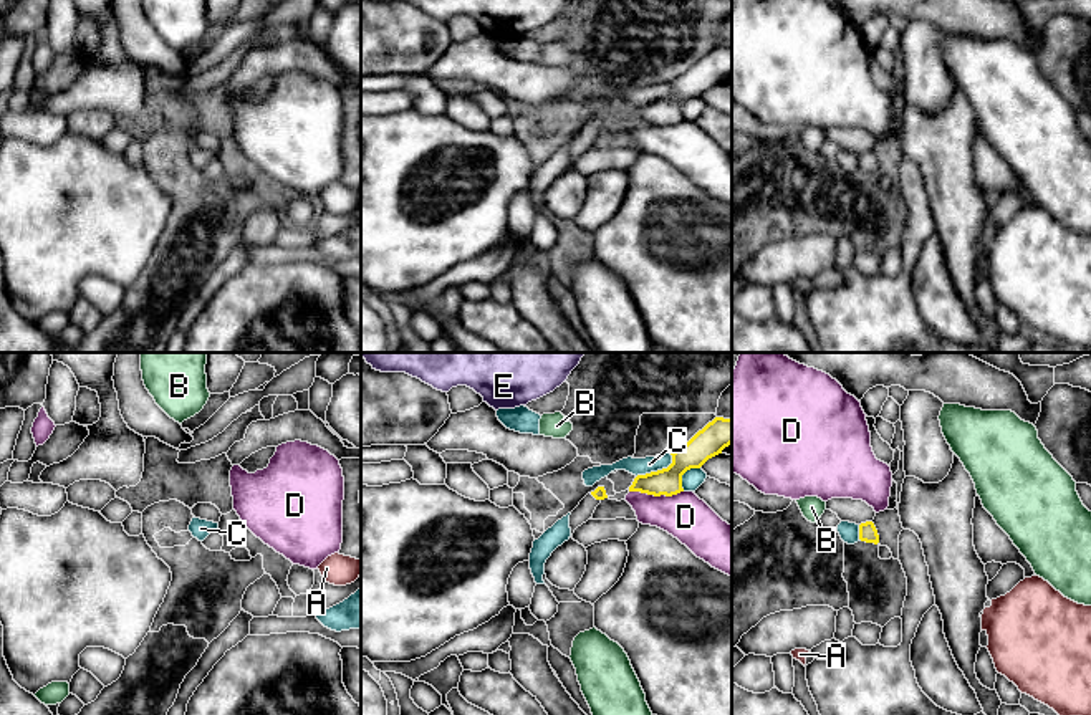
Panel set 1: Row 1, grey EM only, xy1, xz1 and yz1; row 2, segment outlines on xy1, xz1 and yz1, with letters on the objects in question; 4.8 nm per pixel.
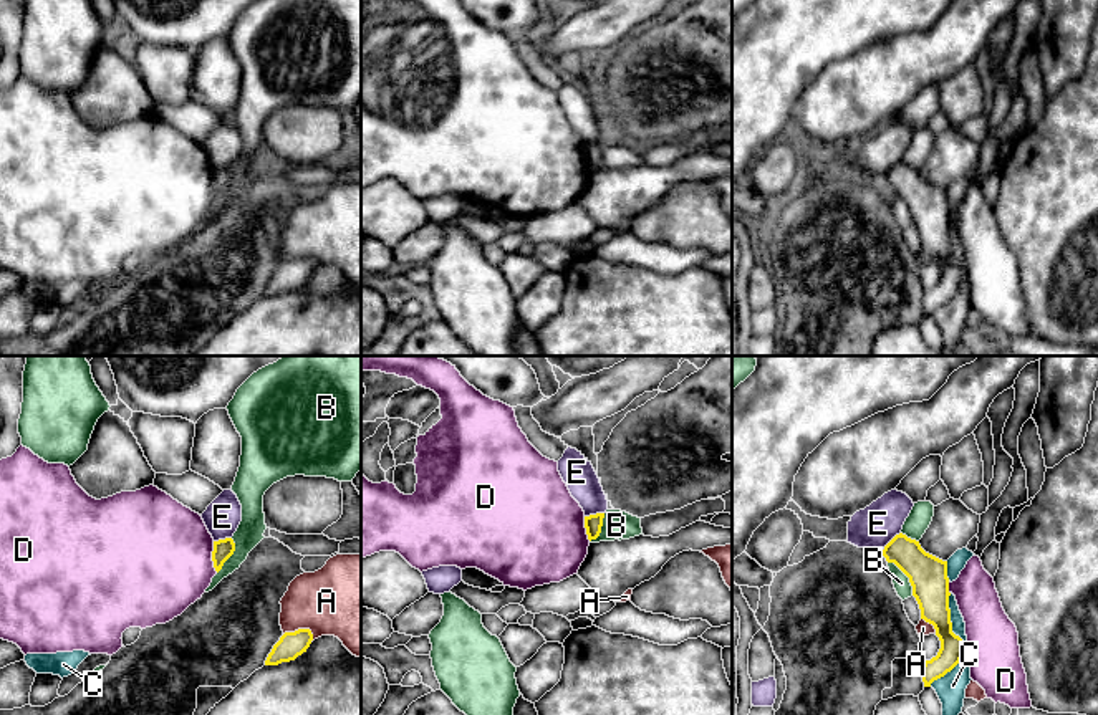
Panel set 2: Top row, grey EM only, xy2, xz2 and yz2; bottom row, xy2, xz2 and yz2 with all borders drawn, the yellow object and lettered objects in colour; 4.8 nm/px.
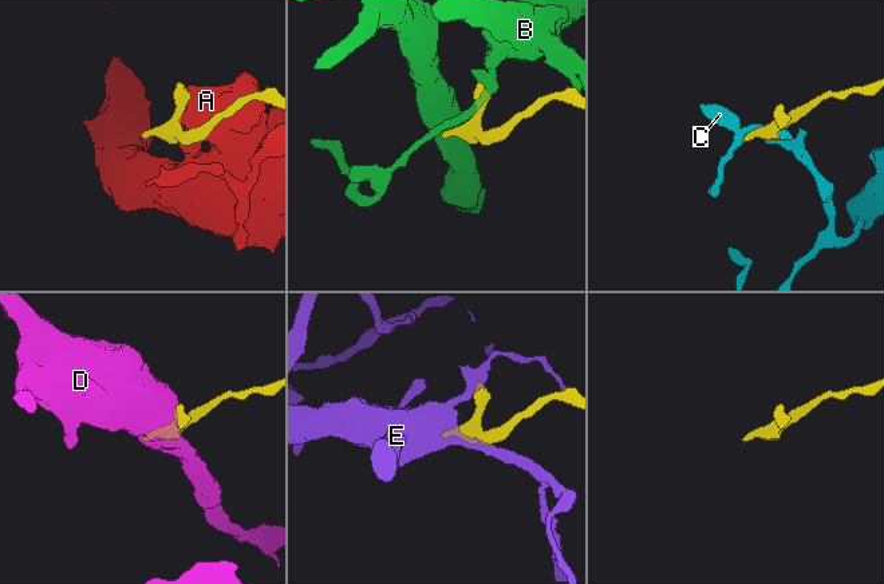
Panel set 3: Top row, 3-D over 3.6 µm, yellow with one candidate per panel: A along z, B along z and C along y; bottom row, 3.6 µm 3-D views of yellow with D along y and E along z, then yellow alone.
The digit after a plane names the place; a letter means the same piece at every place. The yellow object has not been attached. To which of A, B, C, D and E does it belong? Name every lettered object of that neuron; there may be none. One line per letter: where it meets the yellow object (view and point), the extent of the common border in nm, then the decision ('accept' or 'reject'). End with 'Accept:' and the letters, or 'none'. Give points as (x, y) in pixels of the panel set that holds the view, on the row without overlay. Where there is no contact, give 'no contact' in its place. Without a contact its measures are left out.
A: xy2 (302, 259) | 160 nm | reject
B: yz2 (906, 204) | 200 nm | reject
C: yz2 (964, 272) | 460 nm | reject
D: xz1 (656, 124) | 260 nm | reject
E: yz2 (890, 171) | 140 nm | reject
Accept: none

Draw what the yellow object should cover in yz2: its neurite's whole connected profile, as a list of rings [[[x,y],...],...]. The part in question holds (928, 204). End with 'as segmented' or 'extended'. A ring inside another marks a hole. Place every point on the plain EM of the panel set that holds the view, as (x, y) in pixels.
[[[903,162],[884,175],[883,185],[909,207],[921,248],[934,255],[941,270],[937,285],[922,295],[924,316],[931,316],[934,310],[951,301],[966,281],[966,271],[952,262],[947,190],[926,182],[919,170]]]; as segmented

